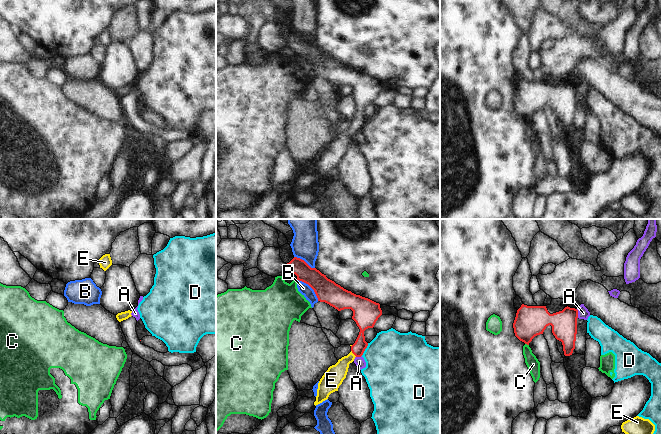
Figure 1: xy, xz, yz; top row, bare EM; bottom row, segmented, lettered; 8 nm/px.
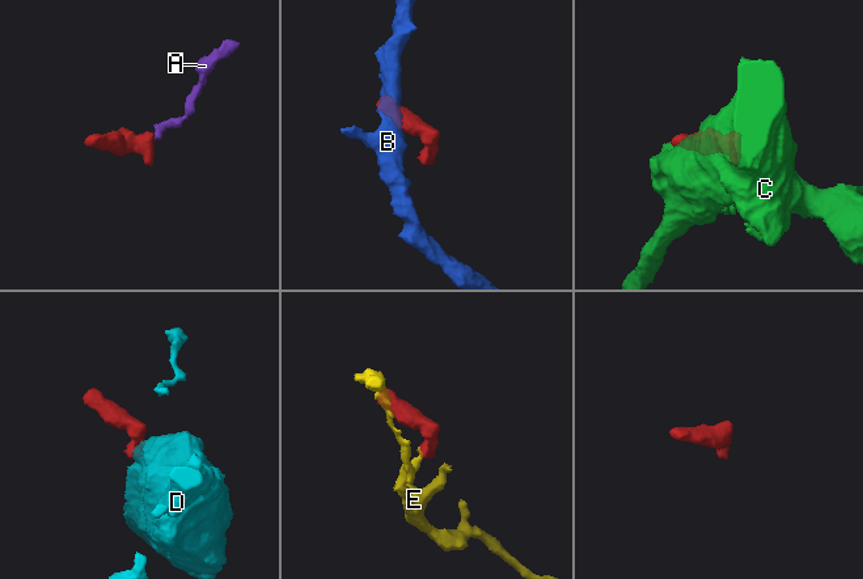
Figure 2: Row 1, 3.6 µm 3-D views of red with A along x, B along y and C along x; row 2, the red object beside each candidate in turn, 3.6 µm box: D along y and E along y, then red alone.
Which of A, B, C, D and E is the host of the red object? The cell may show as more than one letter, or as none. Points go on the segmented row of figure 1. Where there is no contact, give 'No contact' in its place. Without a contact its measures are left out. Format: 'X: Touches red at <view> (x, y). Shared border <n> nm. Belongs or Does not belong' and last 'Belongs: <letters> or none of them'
A: Touches red at yz (577, 313). Shared border 70 nm. Does not belong
B: Touches red at xz (310, 286). Shared border 240 nm. Does not belong
C: Touches red at yz (527, 344). Shared border 40 nm. Does not belong
D: Touches red at xz (365, 348). Shared border 120 nm. Does not belong
E: Touches red at xz (353, 353). Shared border 70 nm. Belongs
Belongs: E.

